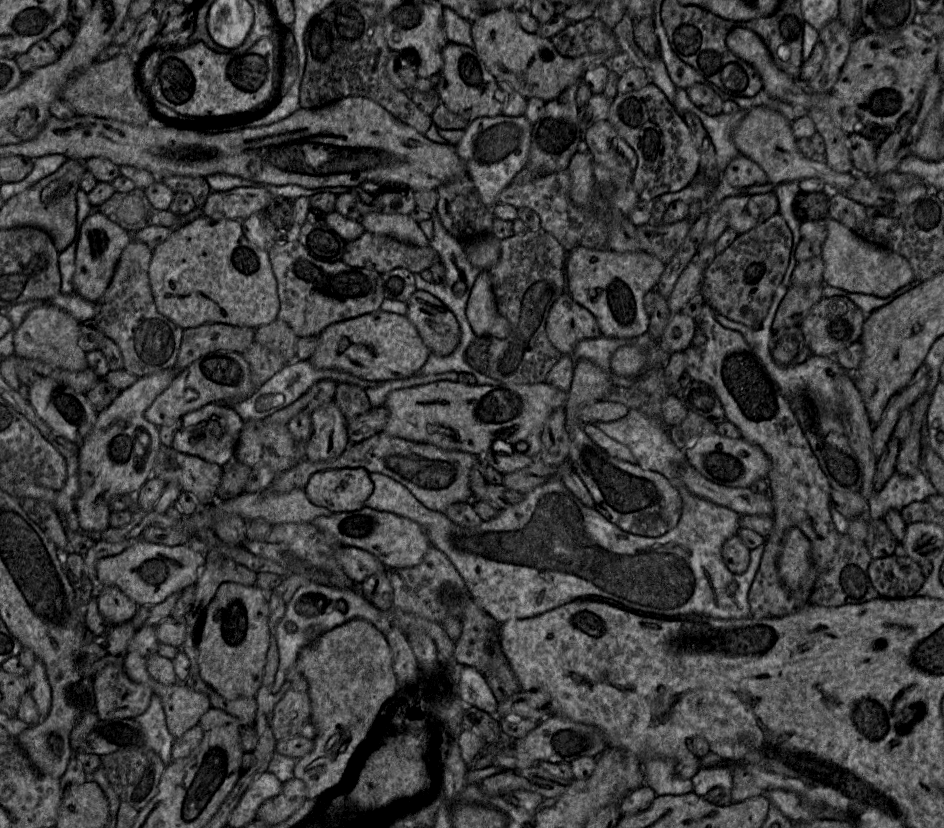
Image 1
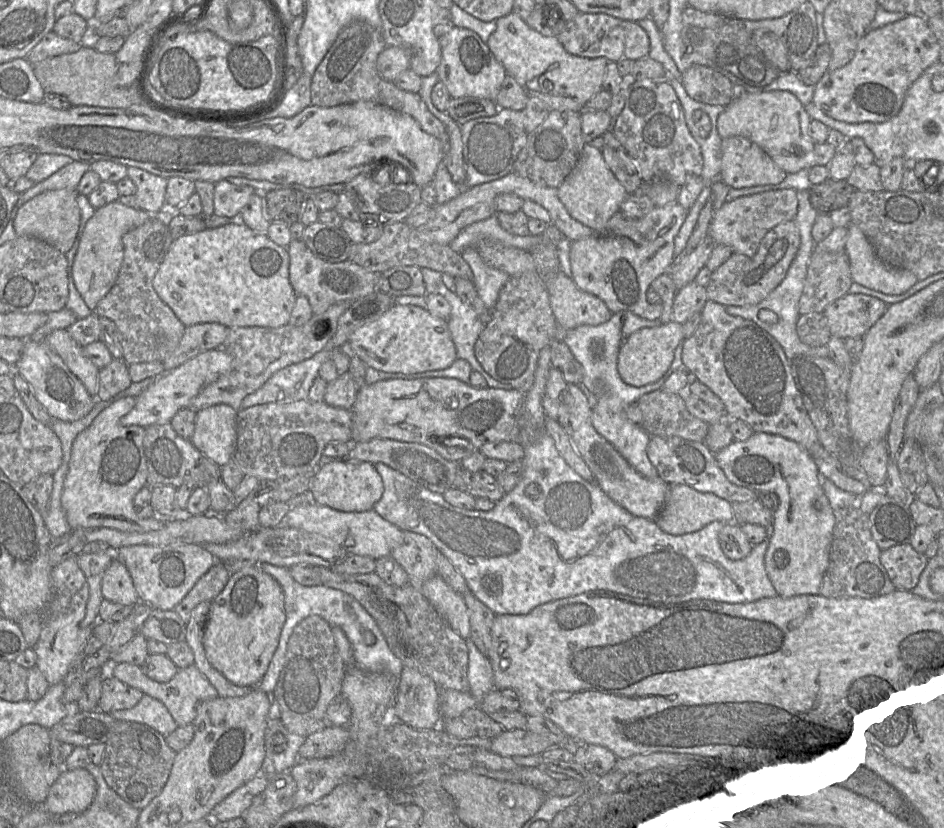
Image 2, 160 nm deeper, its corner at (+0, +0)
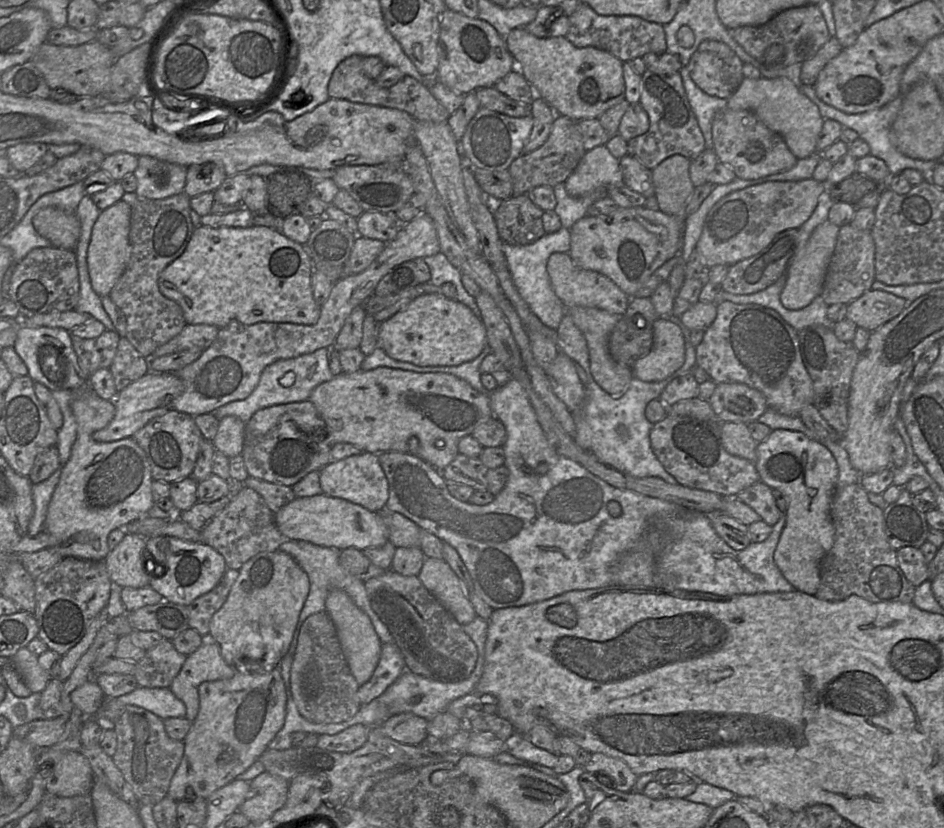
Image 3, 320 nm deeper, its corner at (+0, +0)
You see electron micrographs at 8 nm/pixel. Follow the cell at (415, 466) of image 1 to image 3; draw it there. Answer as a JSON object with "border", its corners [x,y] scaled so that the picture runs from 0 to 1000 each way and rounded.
{"border":[[[258,587],[246,598],[244,606],[213,641],[213,653],[237,673],[242,687],[251,690],[273,668],[294,664],[302,652],[307,651],[303,651],[297,644],[290,620],[278,600],[268,591]]]}

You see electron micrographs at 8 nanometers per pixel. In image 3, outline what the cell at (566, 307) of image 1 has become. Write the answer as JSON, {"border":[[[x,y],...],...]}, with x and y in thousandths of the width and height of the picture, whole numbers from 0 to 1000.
{"border":[[[587,304],[579,315],[584,345],[600,372],[607,370],[630,371],[659,382],[668,359],[660,353],[645,335],[611,321],[602,304]]]}

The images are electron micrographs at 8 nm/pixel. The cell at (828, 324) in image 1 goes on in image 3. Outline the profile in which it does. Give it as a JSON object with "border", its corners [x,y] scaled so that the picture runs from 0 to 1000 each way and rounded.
{"border":[[[919,350],[898,367],[896,385],[924,401],[951,382],[963,366],[938,351]]]}

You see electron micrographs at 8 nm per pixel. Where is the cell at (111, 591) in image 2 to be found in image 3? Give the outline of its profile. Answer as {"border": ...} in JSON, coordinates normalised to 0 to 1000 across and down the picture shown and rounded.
{"border":[[[135,644],[110,678],[118,703],[128,710],[150,710],[163,697],[156,688],[160,678],[149,646]]]}

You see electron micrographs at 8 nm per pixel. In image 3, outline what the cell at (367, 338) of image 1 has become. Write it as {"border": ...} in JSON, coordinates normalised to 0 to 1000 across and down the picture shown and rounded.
{"border":[[[467,354],[442,359],[400,394],[400,418],[412,431],[445,443],[488,441],[506,431],[515,414],[515,397],[508,383],[496,370]]]}

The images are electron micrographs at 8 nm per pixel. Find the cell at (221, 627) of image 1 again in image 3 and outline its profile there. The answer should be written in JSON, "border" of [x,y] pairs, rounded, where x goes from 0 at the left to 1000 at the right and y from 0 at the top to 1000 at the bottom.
{"border":[[[296,663],[275,667],[253,687],[239,726],[224,746],[218,772],[232,779],[237,798],[249,810],[287,812],[305,787],[327,711],[326,694],[308,670]]]}

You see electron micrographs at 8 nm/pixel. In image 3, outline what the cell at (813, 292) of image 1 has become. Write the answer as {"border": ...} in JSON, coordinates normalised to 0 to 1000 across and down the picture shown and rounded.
{"border":[[[900,271],[890,274],[886,297],[879,314],[870,359],[876,368],[899,367],[917,351],[927,339],[927,293],[922,278],[909,278]]]}

